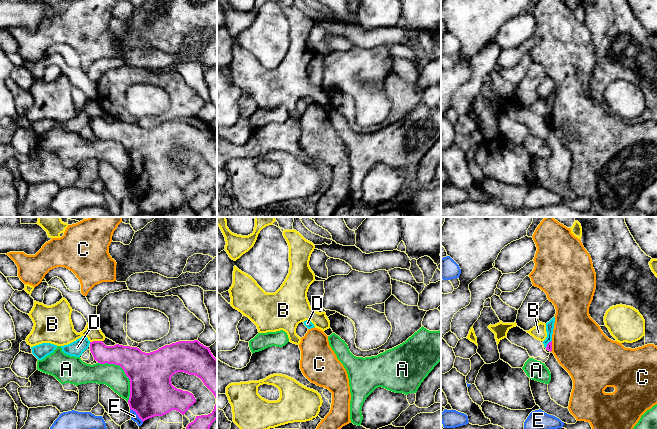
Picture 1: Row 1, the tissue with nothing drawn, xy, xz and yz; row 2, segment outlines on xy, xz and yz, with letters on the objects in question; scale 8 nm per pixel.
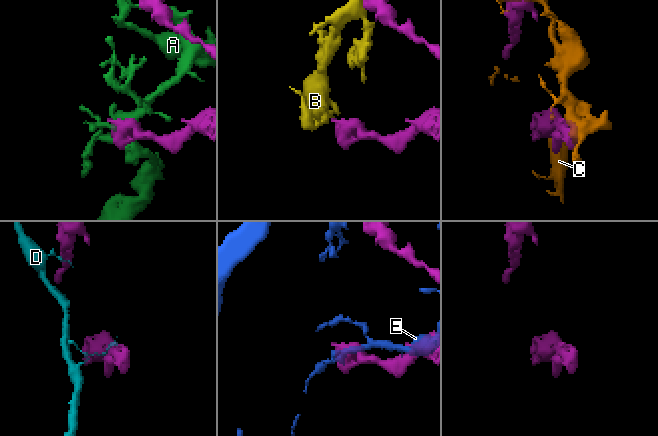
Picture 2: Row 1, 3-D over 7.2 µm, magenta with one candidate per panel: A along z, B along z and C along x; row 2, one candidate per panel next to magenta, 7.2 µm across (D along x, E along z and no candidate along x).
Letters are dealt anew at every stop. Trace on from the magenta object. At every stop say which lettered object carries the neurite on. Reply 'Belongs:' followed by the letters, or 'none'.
Belongs: none

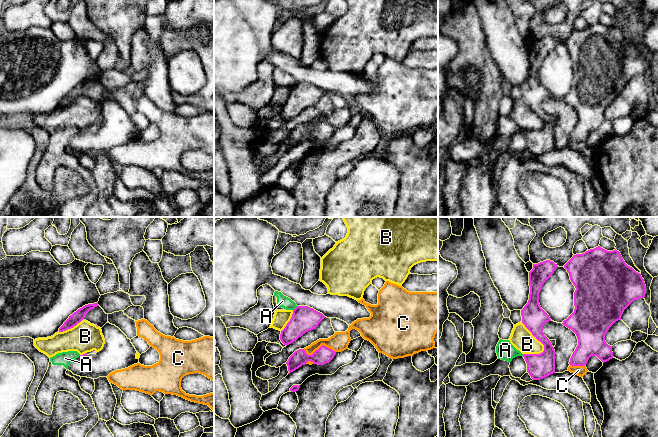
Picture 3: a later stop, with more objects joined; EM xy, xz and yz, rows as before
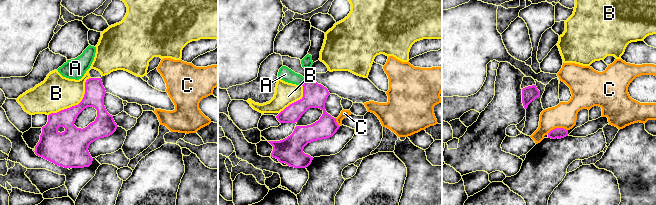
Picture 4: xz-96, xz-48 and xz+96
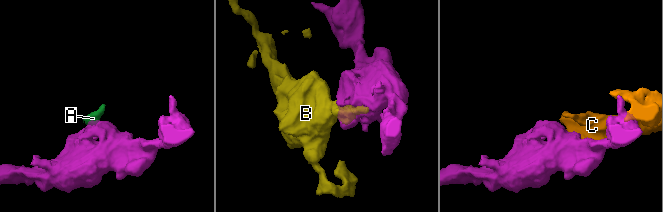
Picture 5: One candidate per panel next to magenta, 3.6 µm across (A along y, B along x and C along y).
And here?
Belongs: none

